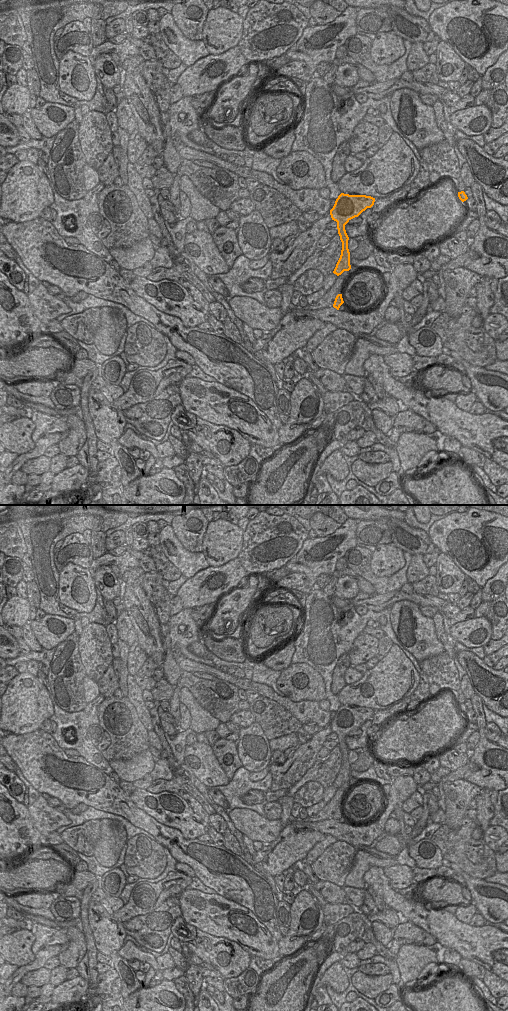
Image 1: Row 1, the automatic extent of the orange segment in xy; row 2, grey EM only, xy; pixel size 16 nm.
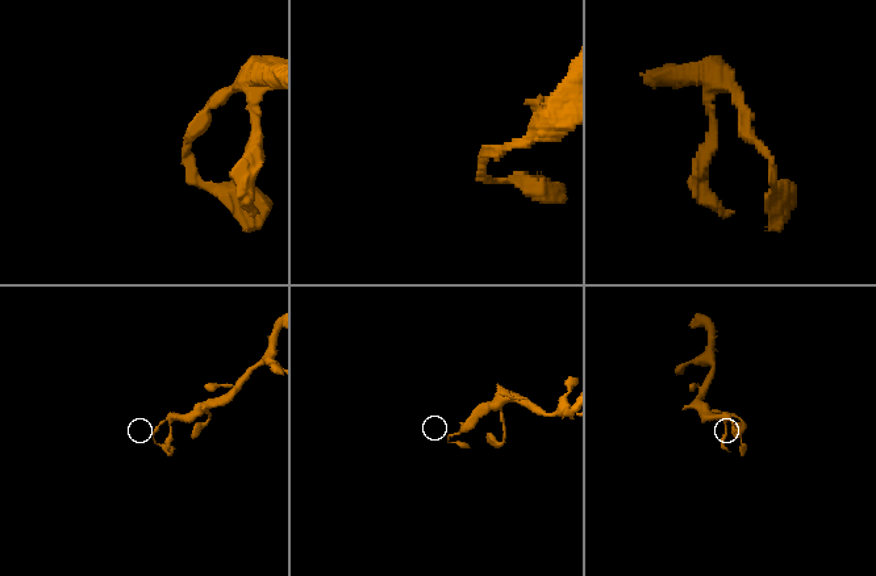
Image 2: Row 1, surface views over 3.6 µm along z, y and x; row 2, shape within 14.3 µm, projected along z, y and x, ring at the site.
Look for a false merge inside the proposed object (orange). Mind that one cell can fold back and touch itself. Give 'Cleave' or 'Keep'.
Cleave

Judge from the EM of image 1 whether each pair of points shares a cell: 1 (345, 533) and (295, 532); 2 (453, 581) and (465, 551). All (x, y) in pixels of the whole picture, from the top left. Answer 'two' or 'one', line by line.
1: two
2: two

